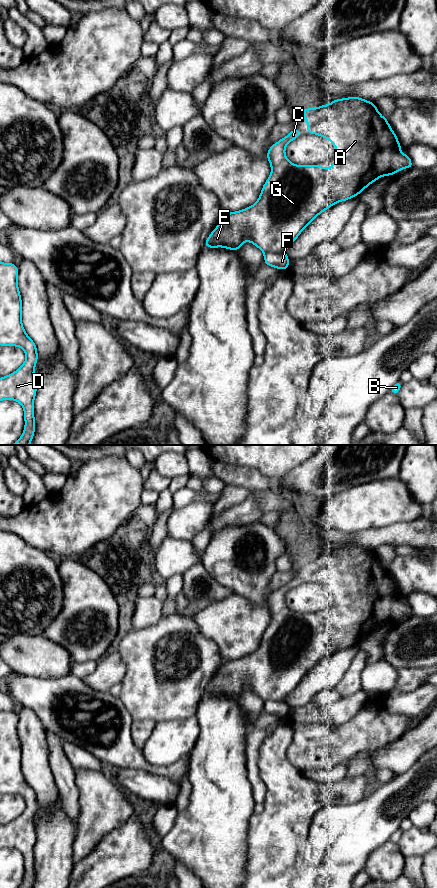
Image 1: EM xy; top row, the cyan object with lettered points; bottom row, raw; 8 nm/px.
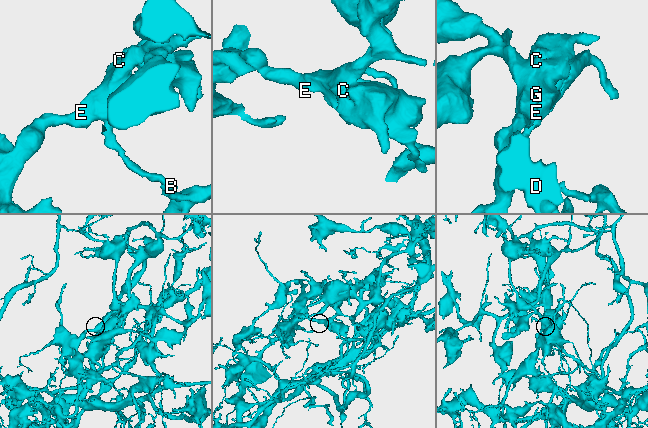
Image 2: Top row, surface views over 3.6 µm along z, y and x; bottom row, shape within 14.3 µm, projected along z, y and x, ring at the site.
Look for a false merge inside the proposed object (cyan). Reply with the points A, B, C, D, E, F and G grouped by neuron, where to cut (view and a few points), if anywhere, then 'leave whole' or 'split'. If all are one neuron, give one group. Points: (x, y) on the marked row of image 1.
A C D E G / B F; cut in xy along (283, 251), (267, 251), (264, 254); split

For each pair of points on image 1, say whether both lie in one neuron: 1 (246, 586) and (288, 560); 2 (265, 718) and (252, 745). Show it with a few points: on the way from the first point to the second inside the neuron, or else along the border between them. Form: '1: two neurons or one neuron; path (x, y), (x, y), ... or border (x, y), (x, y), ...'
1: two neurons; border (282, 545), (282, 553), (276, 560), (276, 571)
2: two neurons; border (279, 718), (266, 727), (255, 727)

